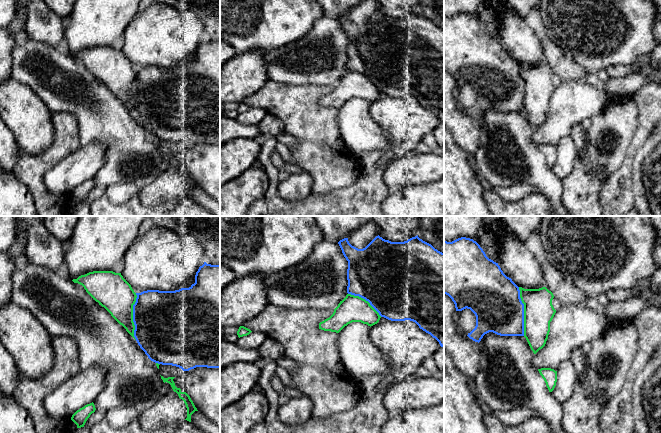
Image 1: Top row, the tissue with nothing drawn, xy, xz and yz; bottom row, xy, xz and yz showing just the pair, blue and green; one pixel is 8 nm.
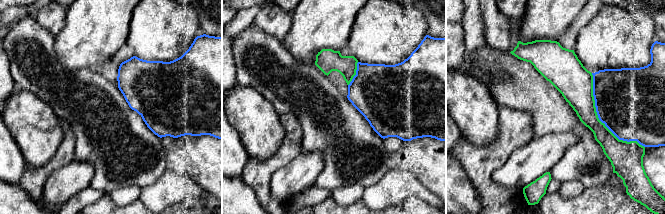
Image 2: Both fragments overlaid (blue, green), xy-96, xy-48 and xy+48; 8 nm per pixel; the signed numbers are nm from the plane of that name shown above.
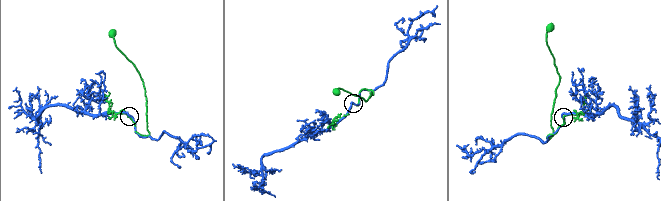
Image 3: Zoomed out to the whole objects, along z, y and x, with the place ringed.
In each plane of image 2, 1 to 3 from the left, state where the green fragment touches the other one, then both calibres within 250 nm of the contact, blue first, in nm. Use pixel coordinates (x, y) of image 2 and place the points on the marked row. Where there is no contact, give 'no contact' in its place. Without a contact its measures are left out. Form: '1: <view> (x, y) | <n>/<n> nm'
1: no contact
2: xy-48 (356, 74) | 460/180 nm
3: xy+48 (599, 119) | 480/220 nm

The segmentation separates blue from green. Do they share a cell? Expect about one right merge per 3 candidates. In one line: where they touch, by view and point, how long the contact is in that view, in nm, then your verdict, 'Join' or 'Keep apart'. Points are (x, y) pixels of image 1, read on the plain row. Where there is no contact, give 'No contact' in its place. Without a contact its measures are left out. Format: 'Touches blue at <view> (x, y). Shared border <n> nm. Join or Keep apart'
Touches blue at yz (523, 87). Shared border 400 nm. Join

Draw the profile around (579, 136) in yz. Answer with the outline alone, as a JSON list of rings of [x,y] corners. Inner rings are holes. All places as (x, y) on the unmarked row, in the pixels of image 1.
[[[578,123],[572,127],[570,136],[575,143],[577,155],[580,156],[586,145],[587,131],[582,129],[581,123]]]

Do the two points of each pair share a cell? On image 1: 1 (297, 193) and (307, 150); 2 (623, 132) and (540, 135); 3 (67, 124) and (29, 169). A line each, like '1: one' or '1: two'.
1: two
2: two
3: one

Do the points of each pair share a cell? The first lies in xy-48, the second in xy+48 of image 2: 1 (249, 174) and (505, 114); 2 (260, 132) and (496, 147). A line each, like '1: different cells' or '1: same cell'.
1: same cell
2: different cells

